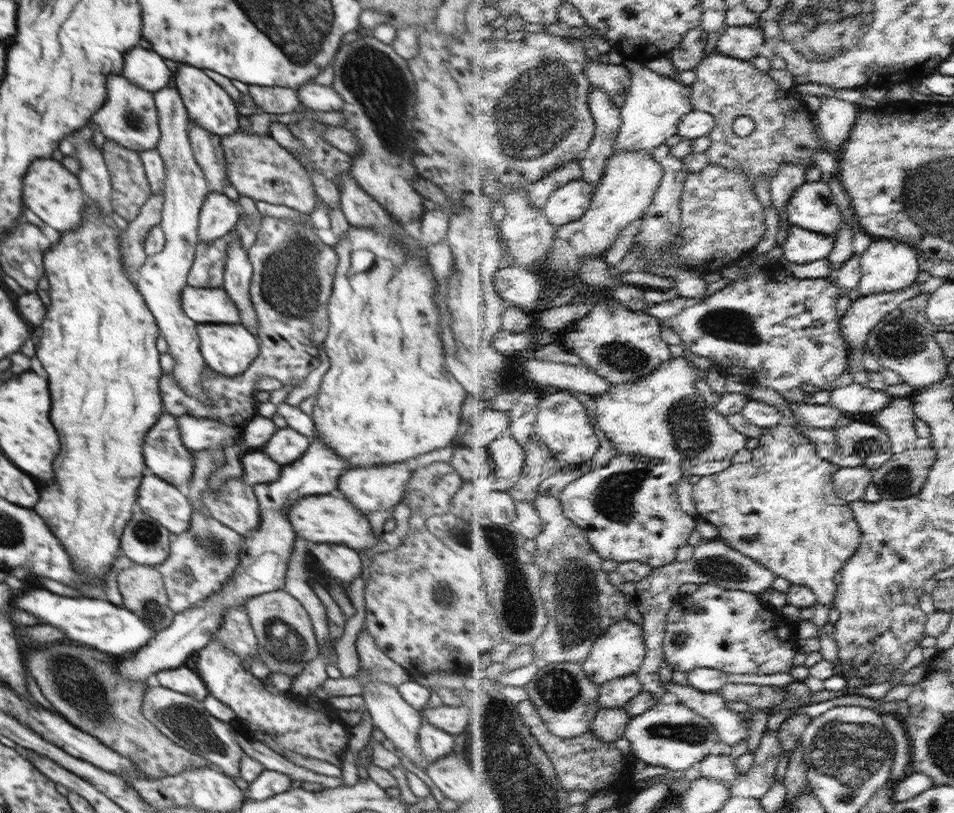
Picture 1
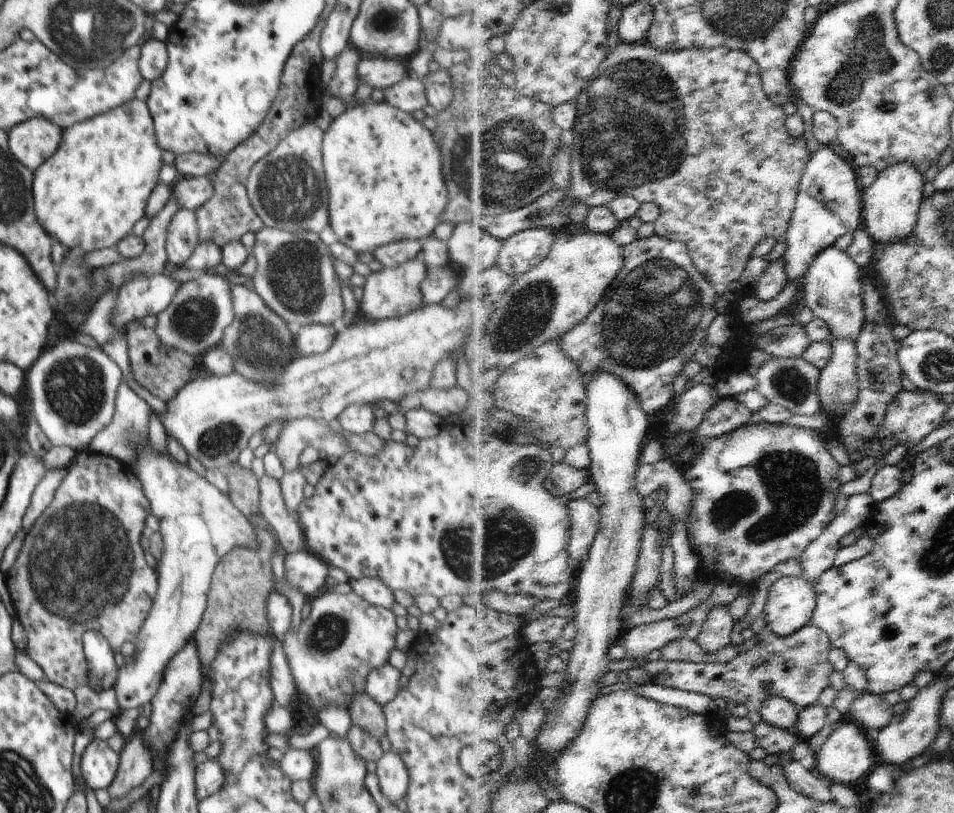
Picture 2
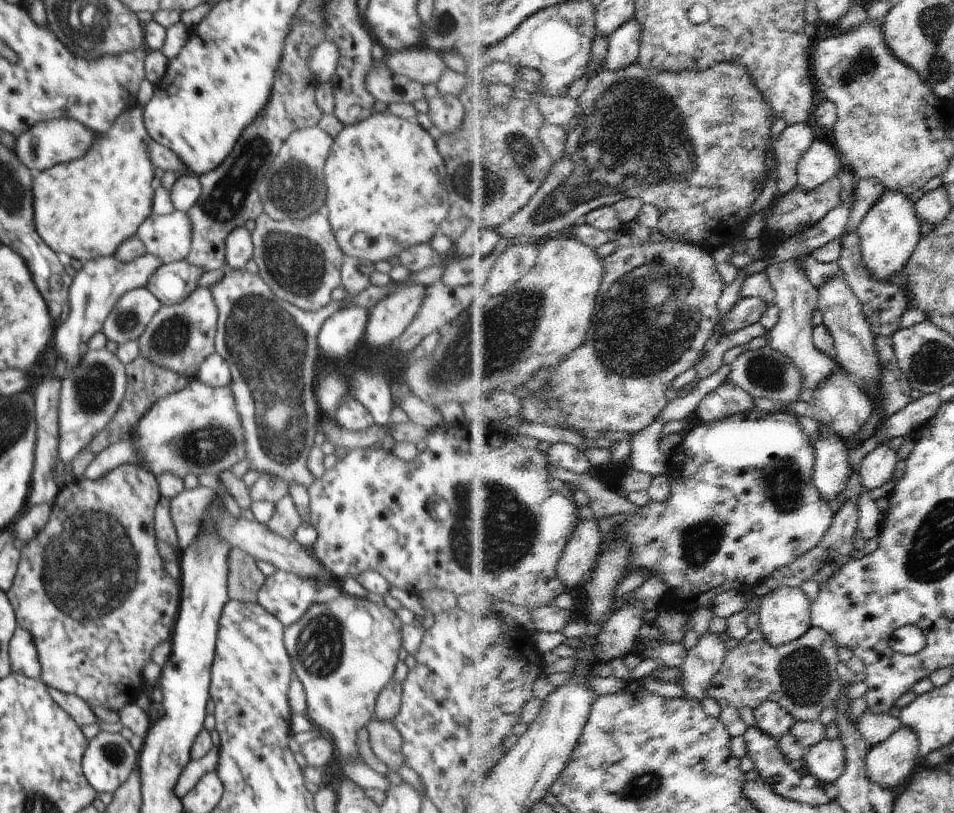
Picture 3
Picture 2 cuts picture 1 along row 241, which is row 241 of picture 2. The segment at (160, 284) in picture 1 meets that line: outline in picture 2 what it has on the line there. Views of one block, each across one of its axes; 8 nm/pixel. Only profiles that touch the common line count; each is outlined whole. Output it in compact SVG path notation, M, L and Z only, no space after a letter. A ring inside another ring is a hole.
M180 209L166 228L165 249L168 261L184 264L198 246L198 223L196 213L190 209Z

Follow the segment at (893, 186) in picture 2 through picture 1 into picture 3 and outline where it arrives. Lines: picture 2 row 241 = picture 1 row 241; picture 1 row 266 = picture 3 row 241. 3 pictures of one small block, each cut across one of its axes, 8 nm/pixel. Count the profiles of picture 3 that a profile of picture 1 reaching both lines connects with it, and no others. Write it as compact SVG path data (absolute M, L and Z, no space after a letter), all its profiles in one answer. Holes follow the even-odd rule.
M890 191L883 196L883 199L870 211L870 214L862 221L859 233L862 237L864 262L871 275L879 281L892 282L892 278L902 272L908 266L912 256L916 252L920 240L921 222L916 218L916 205L910 202L910 195Z

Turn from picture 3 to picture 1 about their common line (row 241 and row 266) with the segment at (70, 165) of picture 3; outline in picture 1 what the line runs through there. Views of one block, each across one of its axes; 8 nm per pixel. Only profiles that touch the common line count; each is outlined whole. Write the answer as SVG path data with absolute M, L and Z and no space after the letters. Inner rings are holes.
M89 200L86 205L86 209L84 209L84 219L82 219L82 225L78 227L78 229L64 231L57 243L52 244L52 247L44 253L44 276L46 277L47 284L50 285L50 289L48 289L48 294L50 294L50 305L46 311L46 315L44 315L44 320L42 324L38 327L40 330L40 338L36 338L38 334L35 335L35 340L38 340L38 346L35 346L35 351L38 360L40 360L42 366L44 366L44 370L48 372L48 384L50 384L50 394L52 394L52 412L50 412L50 418L52 418L52 424L58 428L58 434L60 434L60 444L62 444L62 450L60 450L60 454L58 454L58 458L56 458L56 462L54 462L54 470L56 470L56 482L52 484L52 486L46 486L42 492L40 492L40 499L37 504L33 507L33 511L35 511L45 522L48 522L48 526L52 526L52 532L60 538L60 542L64 544L64 548L68 550L68 554L72 556L72 562L80 568L80 570L84 570L86 574L90 574L94 579L100 579L100 581L105 582L107 574L110 572L110 566L114 564L120 553L120 536L122 536L122 530L124 530L124 526L127 526L128 520L130 520L130 516L132 516L132 508L133 505L136 504L137 498L136 494L138 493L140 483L143 478L144 472L144 454L142 452L142 443L144 443L144 437L146 437L146 433L148 430L154 426L154 423L158 421L158 417L162 415L164 412L164 404L162 402L162 396L160 396L160 386L158 386L160 377L163 375L162 368L160 368L160 351L157 346L157 339L161 336L160 331L158 330L158 325L156 325L156 319L154 319L154 315L150 312L150 309L146 306L146 301L144 301L144 297L142 297L142 293L138 291L138 287L129 278L128 273L126 273L126 269L124 269L124 265L122 265L122 253L120 253L120 243L118 243L118 238L120 236L119 230L112 224L111 217L106 218L106 215L98 209L98 205L96 203L91 202Z

